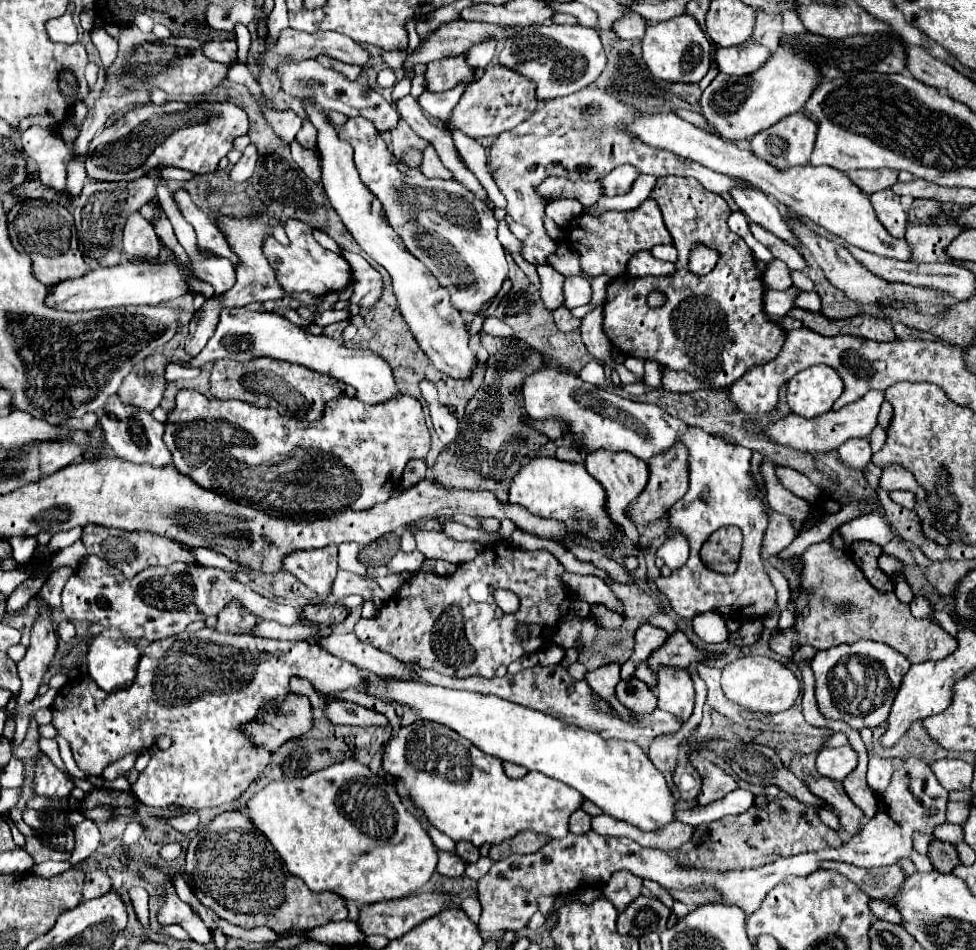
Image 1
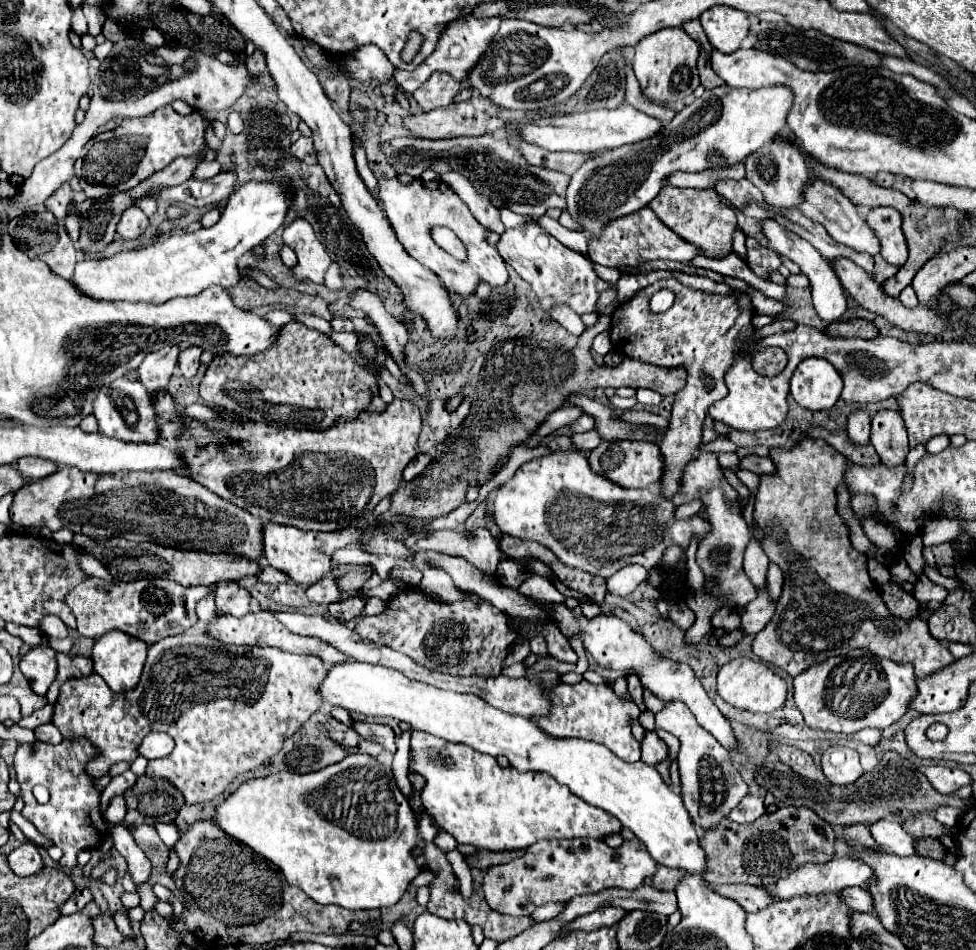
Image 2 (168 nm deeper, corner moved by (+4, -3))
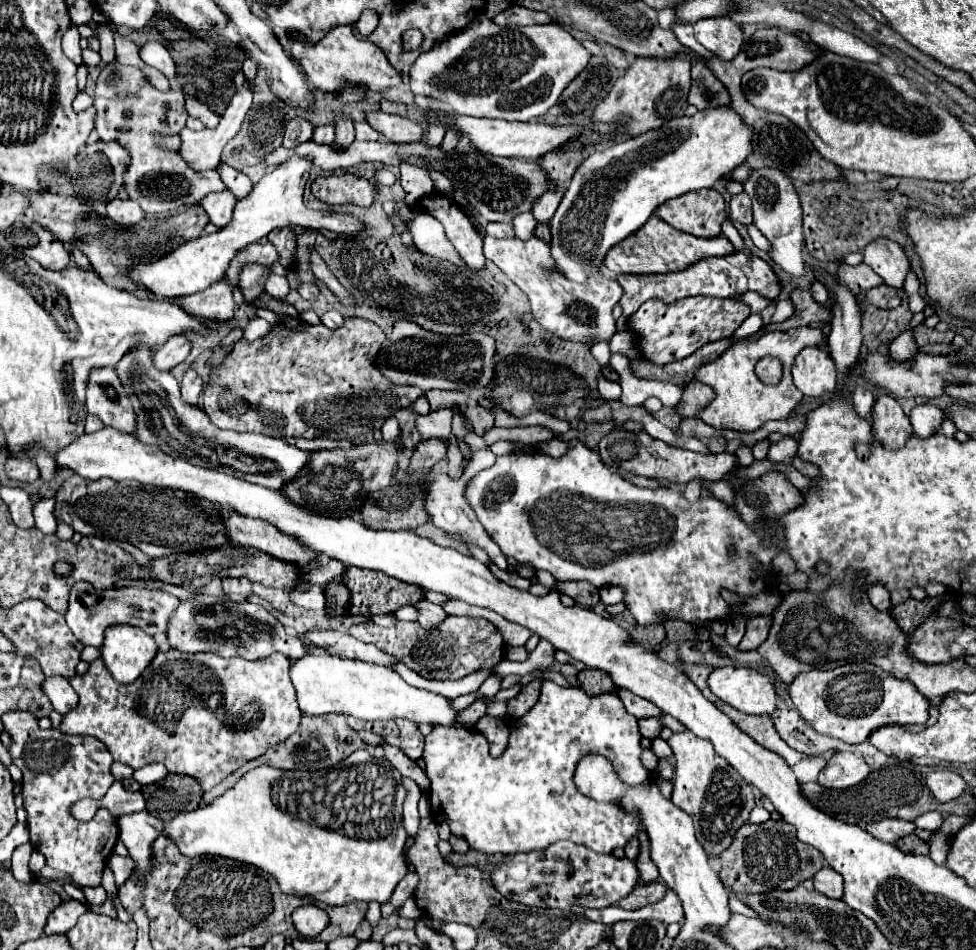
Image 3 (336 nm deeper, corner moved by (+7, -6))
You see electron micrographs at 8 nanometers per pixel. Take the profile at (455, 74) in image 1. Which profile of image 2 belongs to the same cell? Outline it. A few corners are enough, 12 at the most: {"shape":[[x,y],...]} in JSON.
{"shape":[[435,72],[413,98],[423,110],[451,104],[463,86]]}

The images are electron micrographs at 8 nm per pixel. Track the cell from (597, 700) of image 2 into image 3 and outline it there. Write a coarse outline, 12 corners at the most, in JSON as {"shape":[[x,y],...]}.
{"shape":[[546,681],[500,757],[434,727],[432,817],[482,853],[624,849],[640,819],[572,781],[642,785],[616,693]]}

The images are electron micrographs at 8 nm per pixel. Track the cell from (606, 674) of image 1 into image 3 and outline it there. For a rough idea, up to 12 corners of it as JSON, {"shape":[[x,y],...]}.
{"shape":[[664,739],[652,741],[658,759],[672,757],[672,749]]}

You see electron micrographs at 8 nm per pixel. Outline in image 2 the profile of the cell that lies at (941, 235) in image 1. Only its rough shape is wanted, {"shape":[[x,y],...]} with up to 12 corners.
{"shape":[[875,256],[873,278],[881,284],[897,272],[883,256]]}

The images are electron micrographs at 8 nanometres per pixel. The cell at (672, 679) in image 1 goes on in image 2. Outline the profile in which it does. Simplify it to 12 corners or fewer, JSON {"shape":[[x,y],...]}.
{"shape":[[681,700],[655,724],[679,738],[683,802],[715,826],[747,784]]}

